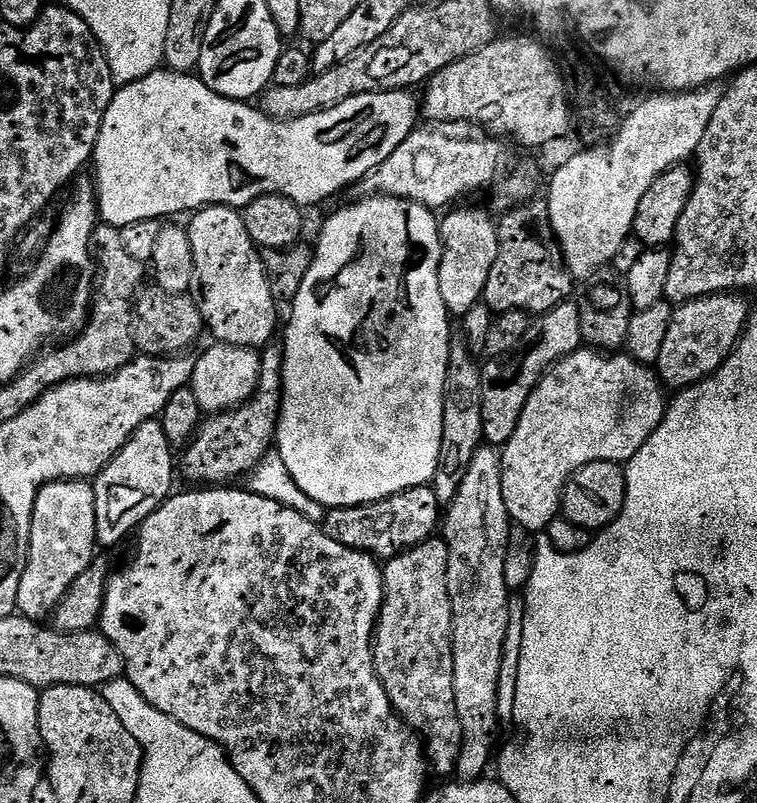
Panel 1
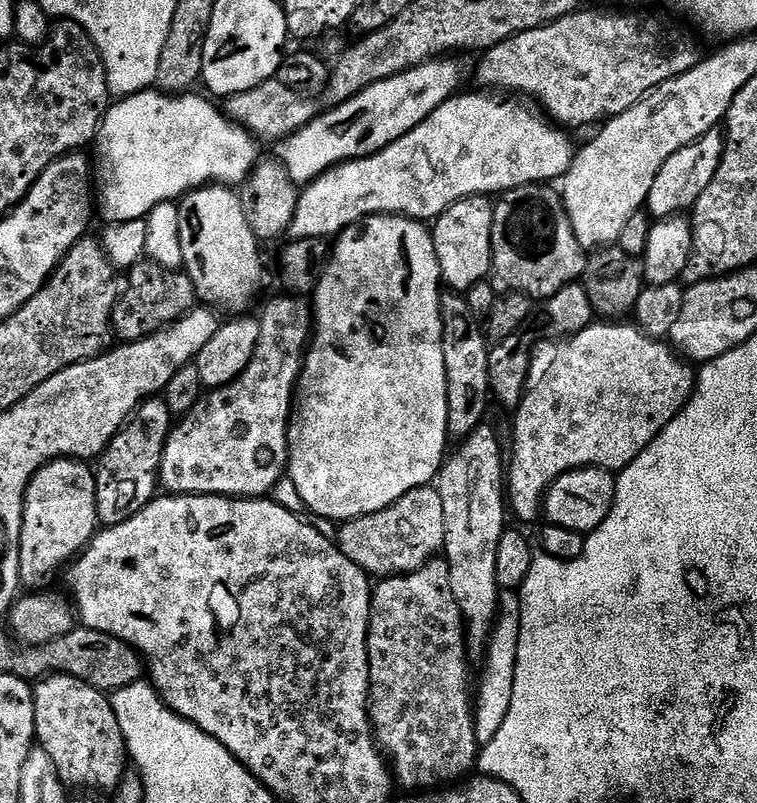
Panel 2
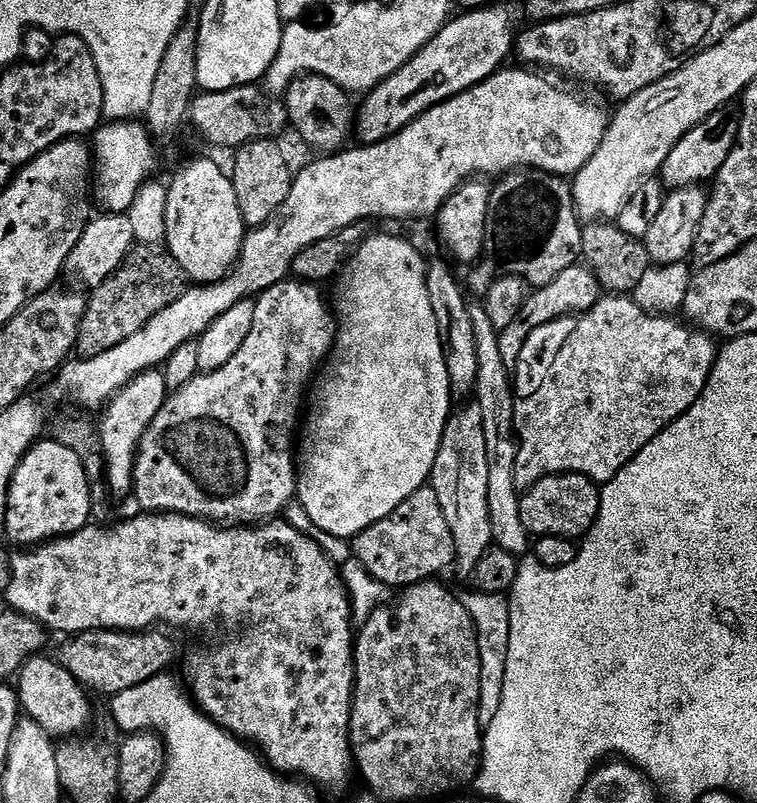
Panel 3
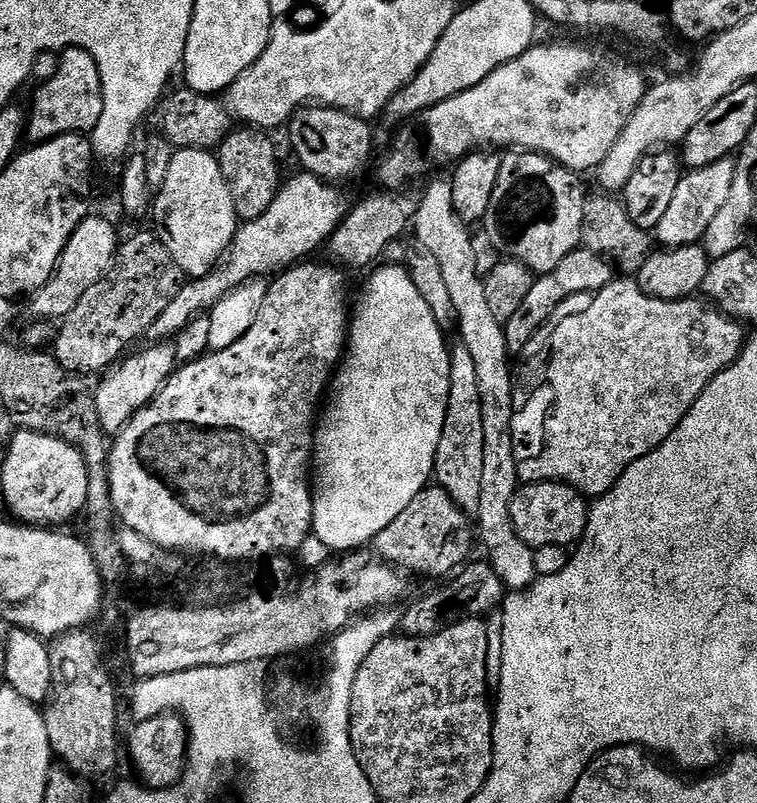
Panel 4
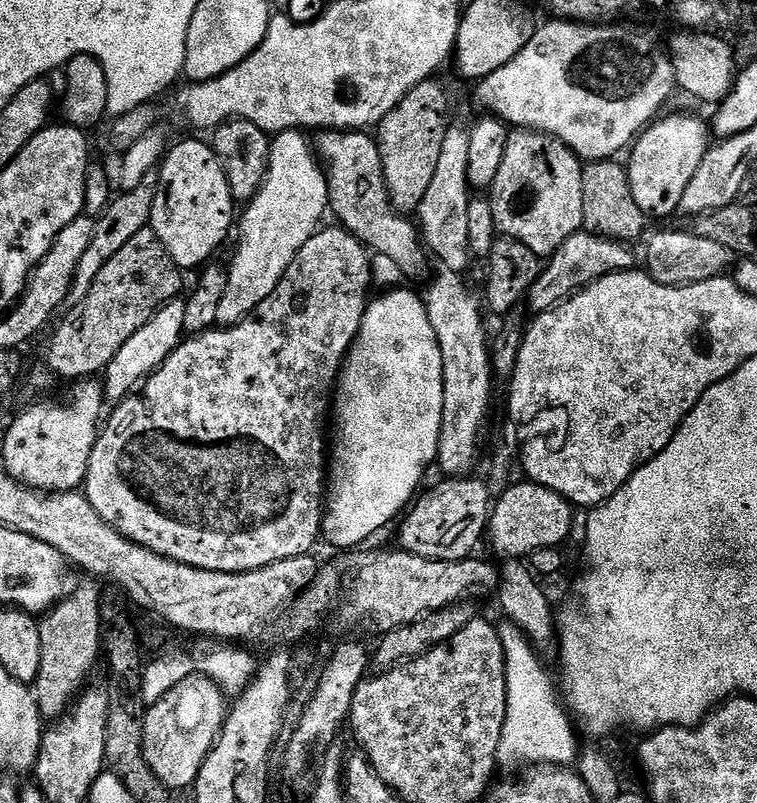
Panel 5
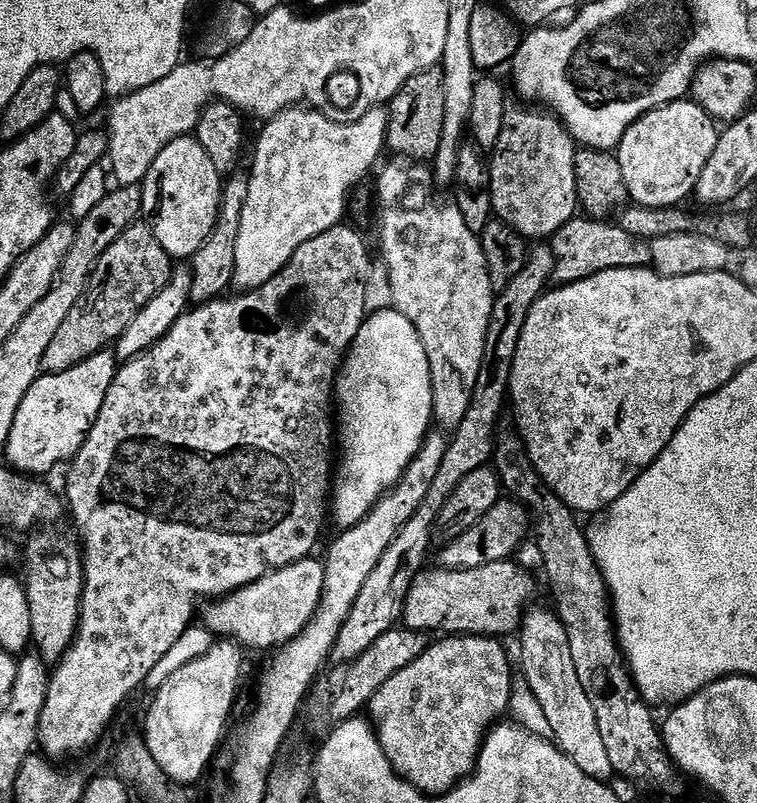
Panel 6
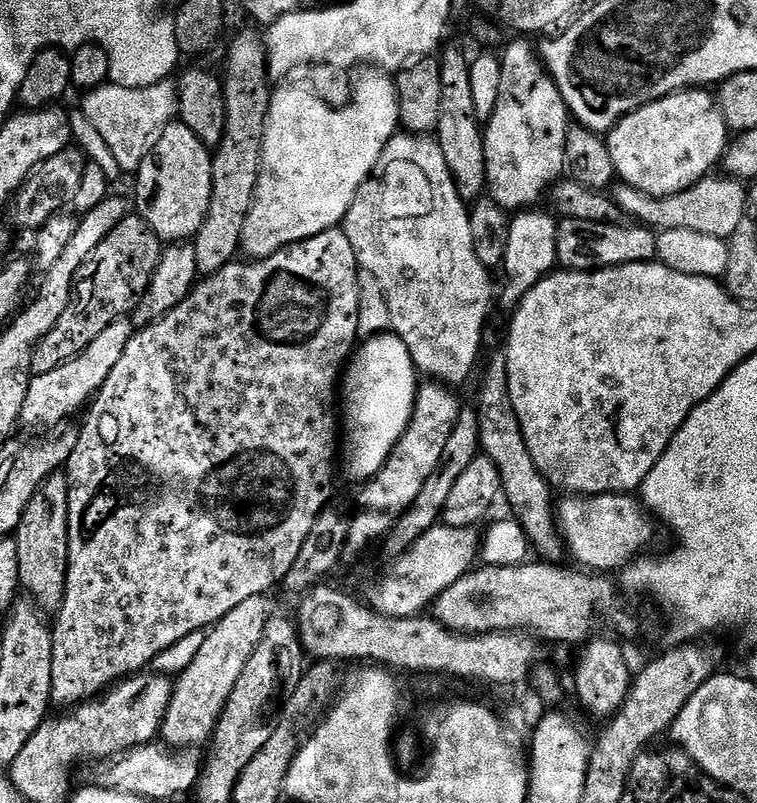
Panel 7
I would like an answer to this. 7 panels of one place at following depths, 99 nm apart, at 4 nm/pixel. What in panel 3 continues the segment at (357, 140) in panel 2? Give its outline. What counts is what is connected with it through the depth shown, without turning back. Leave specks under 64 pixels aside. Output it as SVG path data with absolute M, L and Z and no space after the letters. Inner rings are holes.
M482 8L451 19L406 66L363 97L364 105L361 108L359 105L354 116L354 132L357 137L360 135L359 143L379 144L381 140L389 140L424 112L481 84L503 67L513 48L512 20L504 8Z

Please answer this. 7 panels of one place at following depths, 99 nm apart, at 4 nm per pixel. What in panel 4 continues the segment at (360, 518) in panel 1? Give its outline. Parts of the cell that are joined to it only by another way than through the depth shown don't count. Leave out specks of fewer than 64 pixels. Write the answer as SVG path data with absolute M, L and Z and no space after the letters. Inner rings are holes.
M429 486L417 494L414 502L410 502L410 506L406 506L406 510L386 526L386 530L376 535L374 552L385 564L405 573L425 572L428 576L447 577L469 559L472 540L474 544L474 528L469 513L452 501L445 488Z

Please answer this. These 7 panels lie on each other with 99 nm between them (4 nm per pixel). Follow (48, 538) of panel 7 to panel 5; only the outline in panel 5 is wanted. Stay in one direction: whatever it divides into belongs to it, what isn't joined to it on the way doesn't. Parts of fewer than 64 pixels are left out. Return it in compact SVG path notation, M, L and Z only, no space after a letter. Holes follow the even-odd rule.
M84 578L80 585L73 587L68 595L51 609L40 620L40 653L42 654L42 666L38 670L38 678L34 685L36 704L40 707L41 717L45 721L55 722L72 707L77 696L85 691L89 683L88 675L96 668L96 663L102 660L102 592L97 581L92 578Z

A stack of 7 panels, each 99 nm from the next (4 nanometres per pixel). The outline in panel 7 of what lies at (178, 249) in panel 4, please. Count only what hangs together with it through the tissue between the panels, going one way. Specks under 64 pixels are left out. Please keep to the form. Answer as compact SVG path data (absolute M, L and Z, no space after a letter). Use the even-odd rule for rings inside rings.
M173 122L164 129L150 154L135 173L135 211L164 242L188 242L198 234L212 197L213 153L196 137L194 130Z

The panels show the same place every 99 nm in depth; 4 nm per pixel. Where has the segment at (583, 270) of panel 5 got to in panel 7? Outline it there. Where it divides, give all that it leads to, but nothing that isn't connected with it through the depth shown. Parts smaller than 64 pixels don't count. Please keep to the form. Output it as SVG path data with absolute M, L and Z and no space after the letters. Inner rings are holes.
M561 219L558 230L558 264L573 272L596 272L600 268L617 268L623 264L647 264L657 259L653 229L631 223L603 224Z

